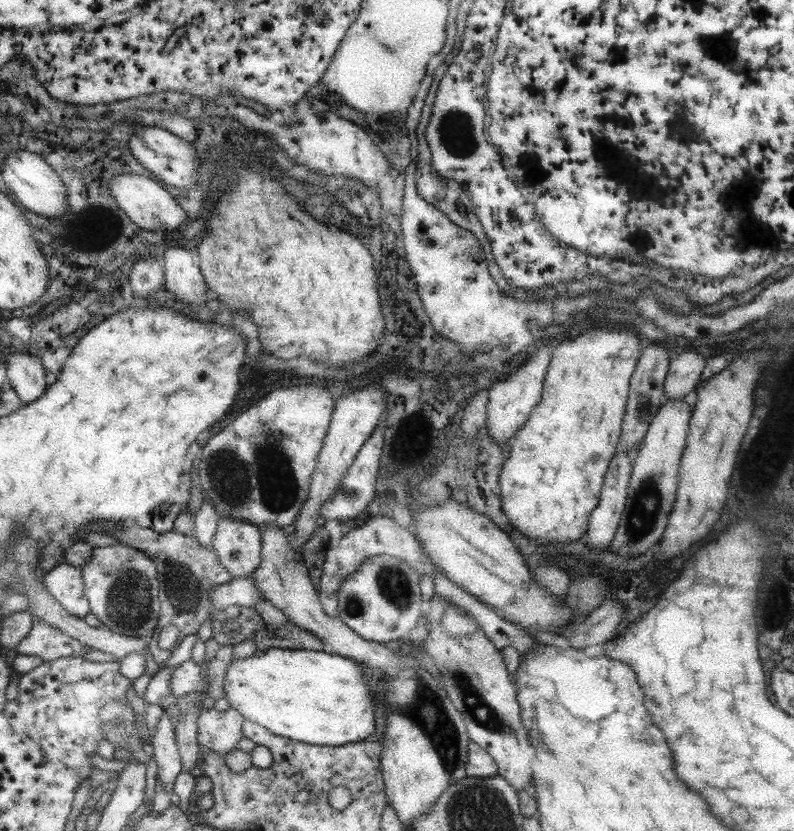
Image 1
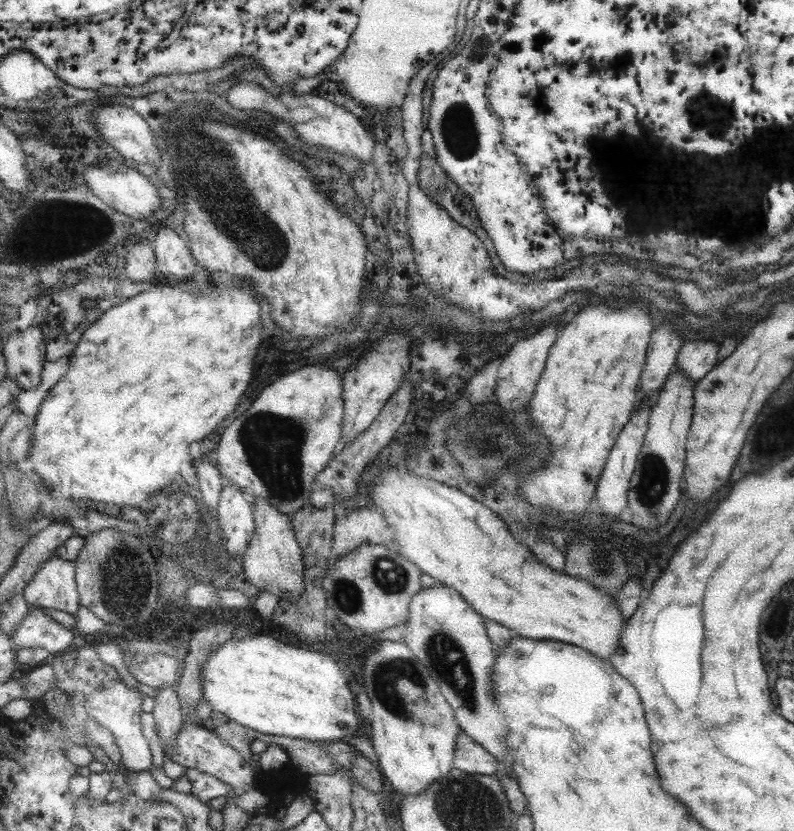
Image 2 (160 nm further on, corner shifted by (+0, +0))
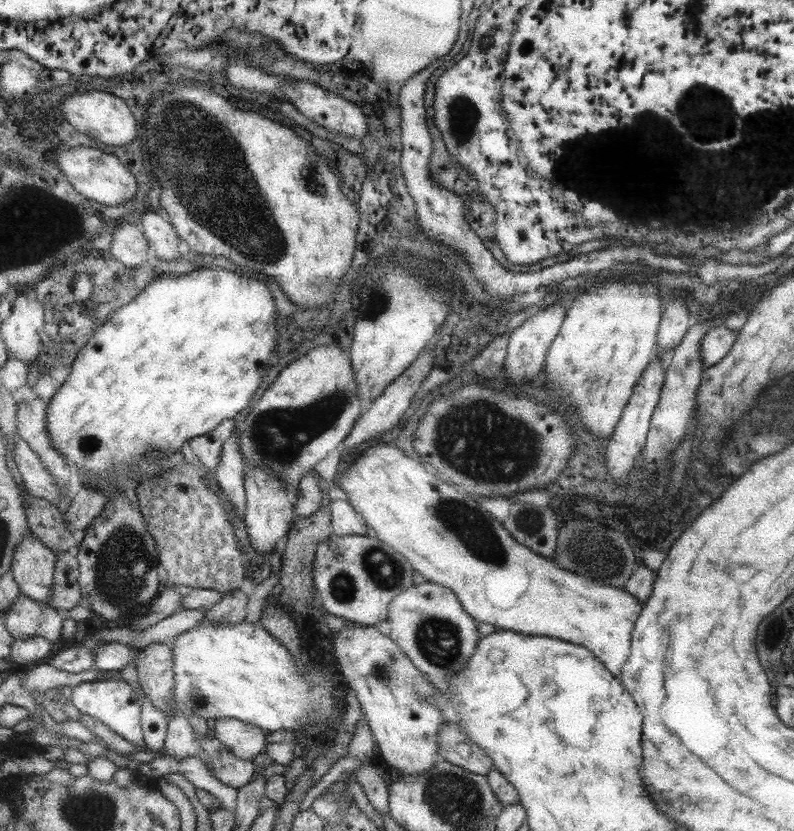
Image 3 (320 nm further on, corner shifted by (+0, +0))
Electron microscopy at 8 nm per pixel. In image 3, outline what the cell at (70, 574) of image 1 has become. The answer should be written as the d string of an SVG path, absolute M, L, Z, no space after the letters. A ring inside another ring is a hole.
M31 531L18 544L11 572L24 595L50 604L56 564L57 555L54 550Z

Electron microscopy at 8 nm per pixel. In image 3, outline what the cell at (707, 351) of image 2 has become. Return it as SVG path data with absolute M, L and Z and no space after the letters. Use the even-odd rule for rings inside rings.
M724 324L711 327L700 343L702 363L710 367L719 362L732 347L738 331L729 330Z

